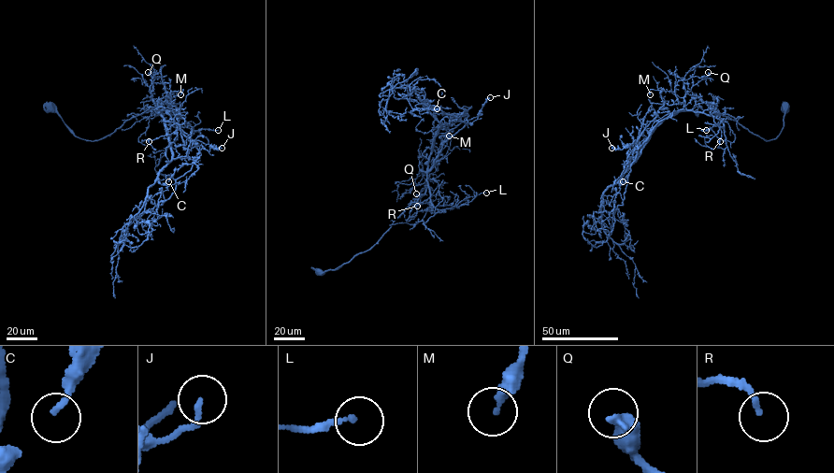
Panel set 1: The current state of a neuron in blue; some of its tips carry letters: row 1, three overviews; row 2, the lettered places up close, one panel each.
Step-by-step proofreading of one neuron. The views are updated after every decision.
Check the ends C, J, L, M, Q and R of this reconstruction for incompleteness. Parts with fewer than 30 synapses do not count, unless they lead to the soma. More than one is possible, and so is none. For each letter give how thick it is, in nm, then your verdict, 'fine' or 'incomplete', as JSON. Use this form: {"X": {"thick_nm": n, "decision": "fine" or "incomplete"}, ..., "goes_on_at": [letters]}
{"C": {"thick_nm": 200, "decision": "fine"}, "J": {"thick_nm": 170, "decision": "fine"}, "L": {"thick_nm": 150, "decision": "fine"}, "M": {"thick_nm": 360, "decision": "fine"}, "Q": {"thick_nm": 400, "decision": "fine"}, "R": {"thick_nm": 140, "decision": "fine"}, "goes_on_at": []}

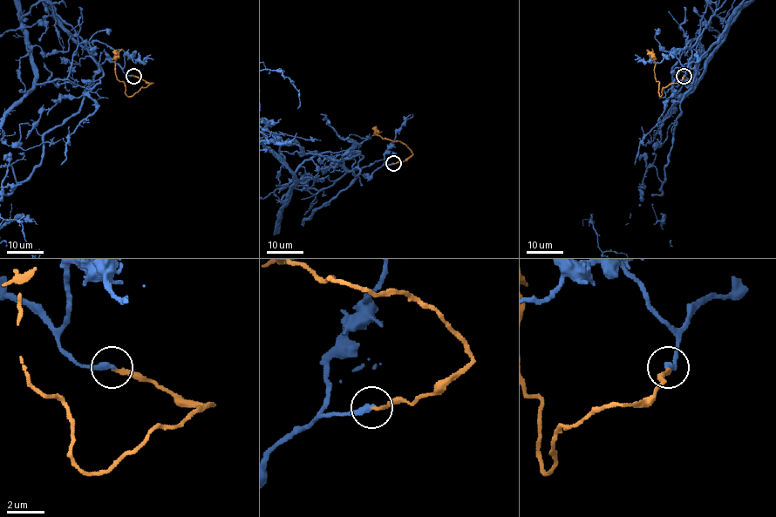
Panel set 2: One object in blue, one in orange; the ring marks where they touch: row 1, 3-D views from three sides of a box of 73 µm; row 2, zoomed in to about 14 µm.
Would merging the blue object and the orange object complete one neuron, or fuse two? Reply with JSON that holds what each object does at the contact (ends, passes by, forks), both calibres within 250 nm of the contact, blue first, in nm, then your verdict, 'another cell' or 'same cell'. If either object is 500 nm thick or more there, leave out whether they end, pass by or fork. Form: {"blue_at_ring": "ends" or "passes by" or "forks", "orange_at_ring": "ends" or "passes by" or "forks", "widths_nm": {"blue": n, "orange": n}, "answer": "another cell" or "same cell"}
{"blue_at_ring": "ends", "orange_at_ring": "ends", "widths_nm": {"blue": 320, "orange": 190}, "answer": "same cell"}

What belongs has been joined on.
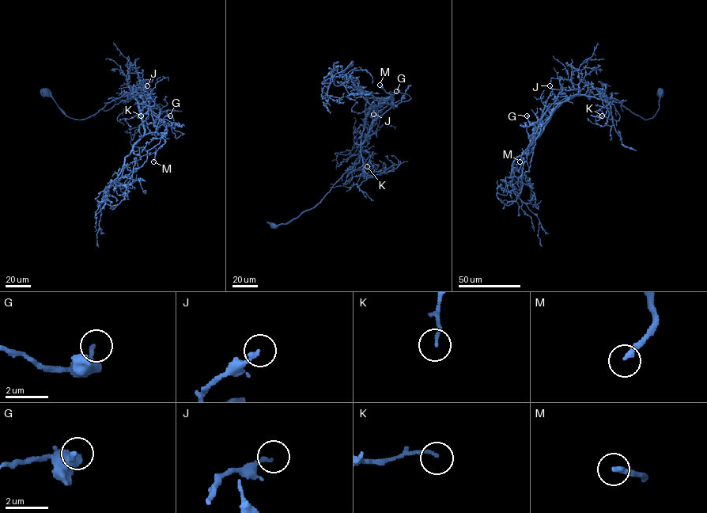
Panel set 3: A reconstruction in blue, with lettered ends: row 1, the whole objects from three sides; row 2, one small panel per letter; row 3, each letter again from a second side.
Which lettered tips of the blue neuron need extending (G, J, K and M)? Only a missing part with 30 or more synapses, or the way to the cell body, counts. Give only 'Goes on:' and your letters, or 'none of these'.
Goes on: M

